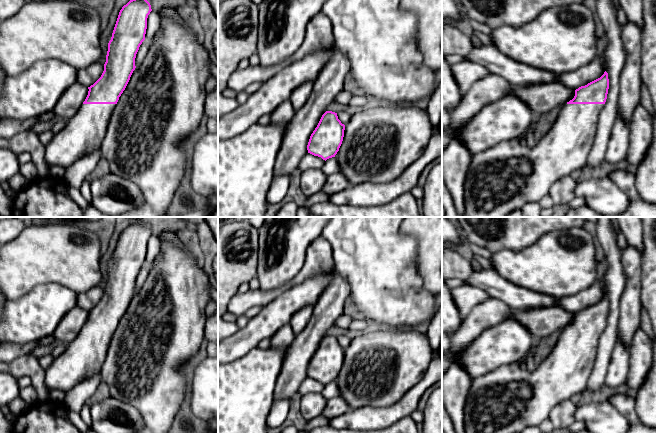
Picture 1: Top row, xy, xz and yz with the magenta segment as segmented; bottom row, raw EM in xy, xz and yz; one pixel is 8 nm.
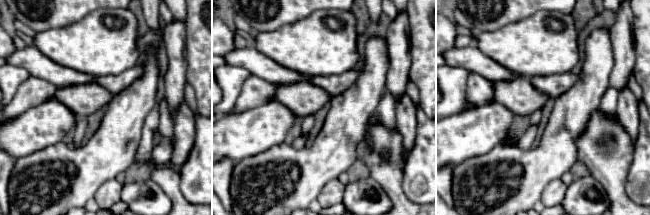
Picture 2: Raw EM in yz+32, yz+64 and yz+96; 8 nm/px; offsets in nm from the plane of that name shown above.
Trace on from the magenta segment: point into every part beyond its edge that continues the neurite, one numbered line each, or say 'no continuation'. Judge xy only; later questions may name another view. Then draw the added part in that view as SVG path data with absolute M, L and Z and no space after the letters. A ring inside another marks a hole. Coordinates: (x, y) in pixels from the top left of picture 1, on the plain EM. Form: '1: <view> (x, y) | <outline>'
1: xy (83, 357) | M83 328L65 351L56 357L45 369L45 385L49 390L67 392L81 381L95 374L101 376L101 368L106 359L107 350L115 328Z

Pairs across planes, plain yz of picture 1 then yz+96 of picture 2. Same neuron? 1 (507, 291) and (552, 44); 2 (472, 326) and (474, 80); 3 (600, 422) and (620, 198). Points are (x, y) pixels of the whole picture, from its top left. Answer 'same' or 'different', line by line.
1: different
2: same
3: different

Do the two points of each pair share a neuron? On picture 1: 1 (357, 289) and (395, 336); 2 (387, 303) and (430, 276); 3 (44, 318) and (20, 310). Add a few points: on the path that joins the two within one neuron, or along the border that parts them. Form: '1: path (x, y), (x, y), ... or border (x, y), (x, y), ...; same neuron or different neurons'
1: border (379, 327), (411, 329); different neurons
2: border (415, 259), (421, 286), (431, 293); different neurons
3: path (38, 317), (26, 316); same neuron

